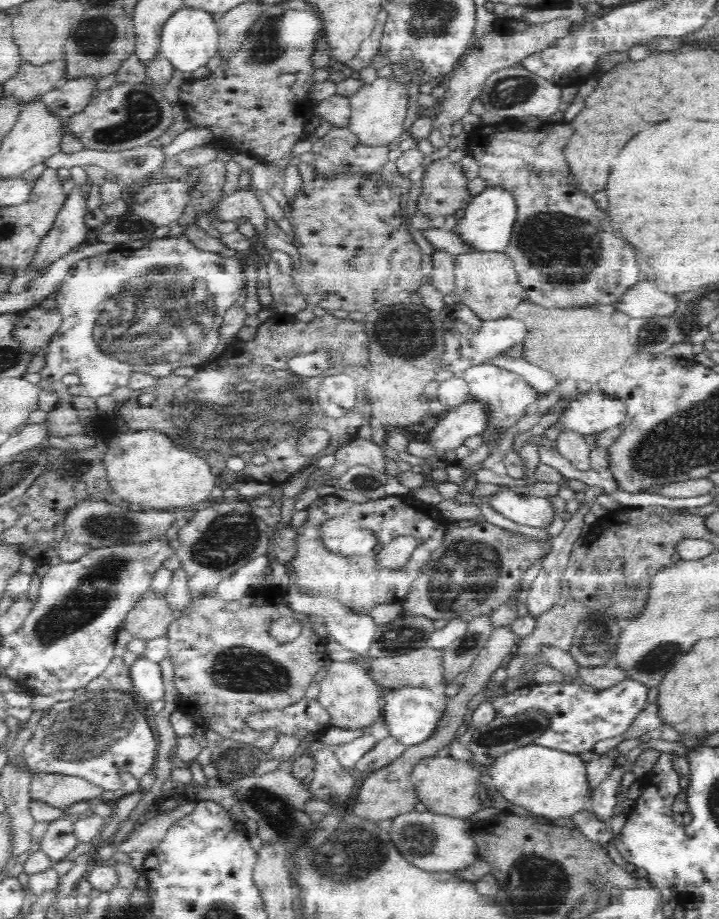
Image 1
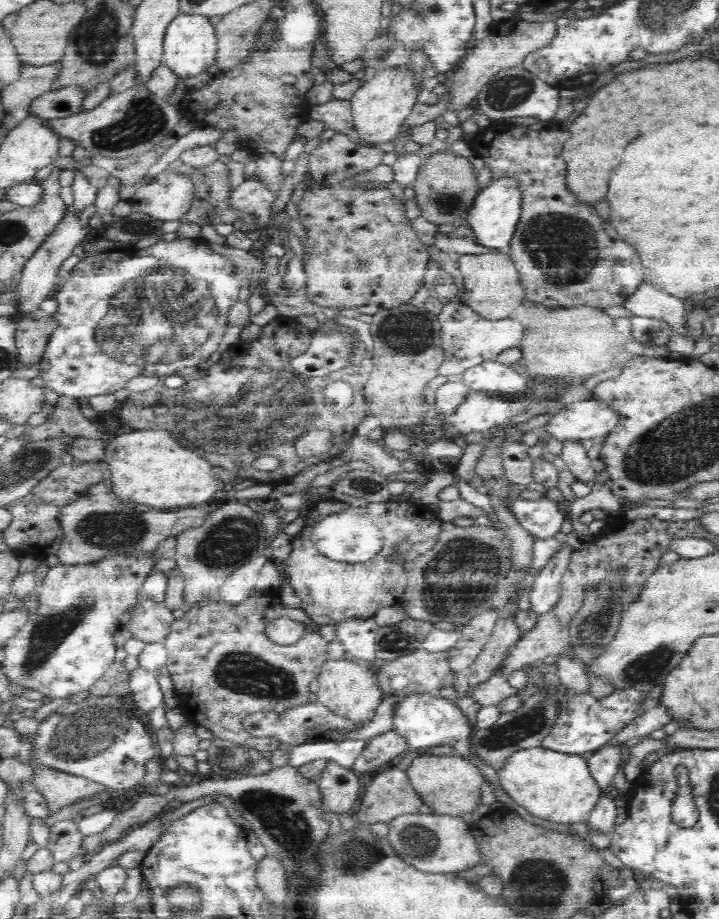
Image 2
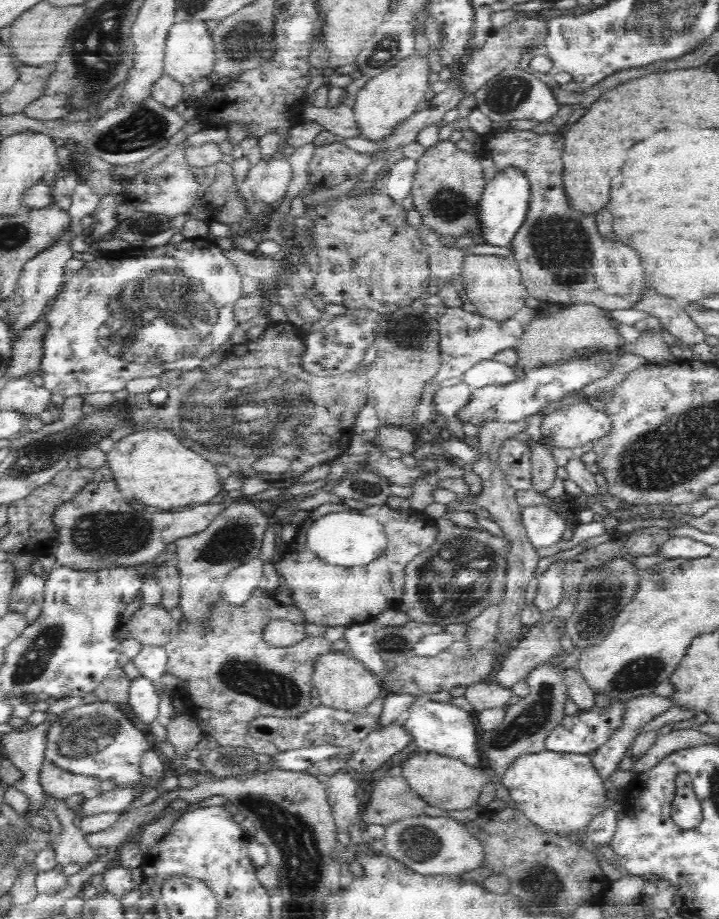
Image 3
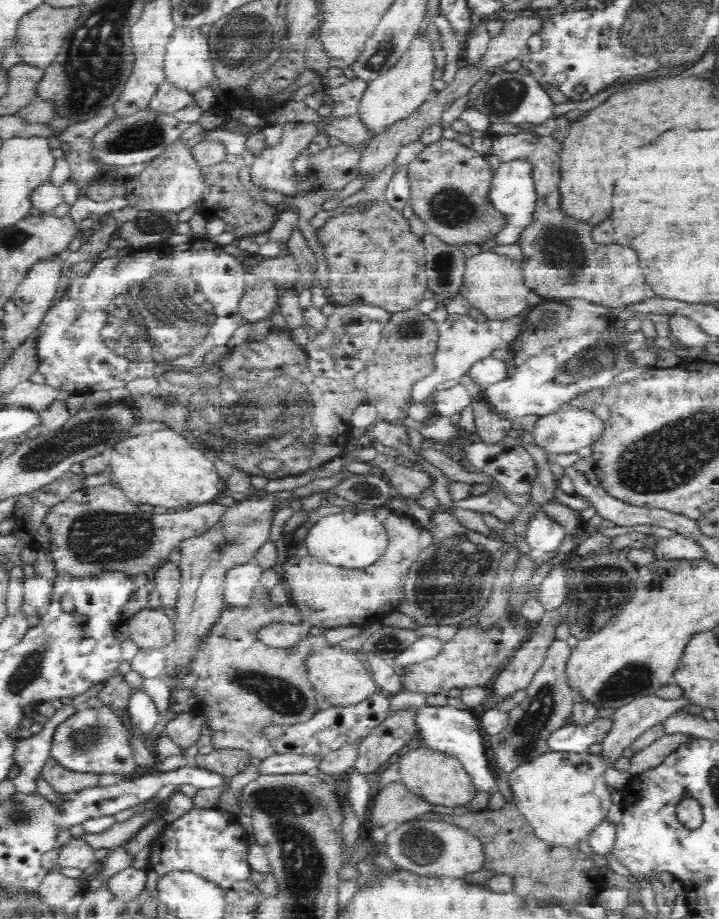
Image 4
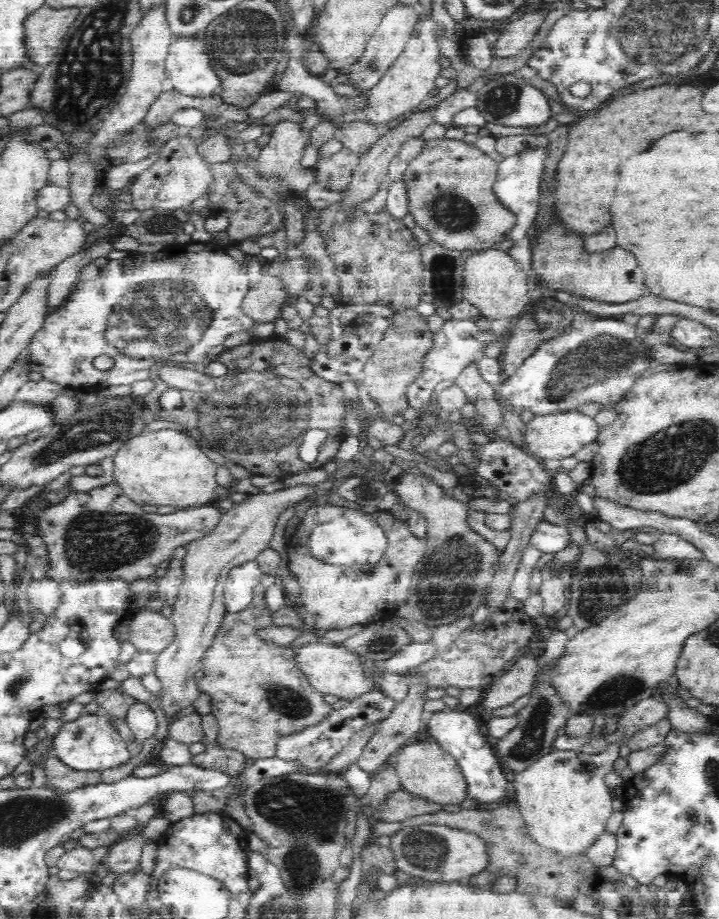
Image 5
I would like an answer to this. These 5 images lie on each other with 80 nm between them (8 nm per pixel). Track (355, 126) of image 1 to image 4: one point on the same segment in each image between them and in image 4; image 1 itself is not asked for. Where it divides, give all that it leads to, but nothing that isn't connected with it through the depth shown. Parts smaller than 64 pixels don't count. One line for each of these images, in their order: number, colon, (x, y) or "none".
2: (380, 107)
3: (390, 97)
4: (396, 94)

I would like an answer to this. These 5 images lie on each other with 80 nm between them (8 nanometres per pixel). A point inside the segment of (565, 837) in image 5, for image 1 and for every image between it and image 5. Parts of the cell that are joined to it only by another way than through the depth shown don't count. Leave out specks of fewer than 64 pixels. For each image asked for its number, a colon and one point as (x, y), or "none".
1: (550, 783)
2: (555, 786)
3: (560, 792)
4: (563, 795)

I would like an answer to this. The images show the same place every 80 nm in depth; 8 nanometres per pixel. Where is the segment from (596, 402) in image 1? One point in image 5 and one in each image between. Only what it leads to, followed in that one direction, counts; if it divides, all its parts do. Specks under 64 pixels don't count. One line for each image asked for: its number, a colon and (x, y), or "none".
2: (592, 419)
3: (574, 425)
4: (570, 428)
5: (561, 434)

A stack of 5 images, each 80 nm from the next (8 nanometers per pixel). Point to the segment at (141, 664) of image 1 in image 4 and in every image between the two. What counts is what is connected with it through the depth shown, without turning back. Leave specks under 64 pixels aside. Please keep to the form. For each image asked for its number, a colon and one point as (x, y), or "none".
2: (145, 688)
3: (144, 695)
4: (144, 715)

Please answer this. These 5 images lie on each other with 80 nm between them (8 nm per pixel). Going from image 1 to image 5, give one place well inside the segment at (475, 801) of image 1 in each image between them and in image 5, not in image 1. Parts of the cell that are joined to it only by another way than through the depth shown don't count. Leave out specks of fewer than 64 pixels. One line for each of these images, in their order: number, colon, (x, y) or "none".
2: (450, 785)
3: (443, 782)
4: (437, 778)
5: (428, 772)

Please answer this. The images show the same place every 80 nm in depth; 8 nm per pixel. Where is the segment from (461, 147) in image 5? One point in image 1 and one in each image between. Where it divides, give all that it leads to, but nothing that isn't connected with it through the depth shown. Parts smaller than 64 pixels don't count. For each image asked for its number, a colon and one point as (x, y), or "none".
1: (444, 190)
2: (446, 187)
3: (447, 186)
4: (449, 182)

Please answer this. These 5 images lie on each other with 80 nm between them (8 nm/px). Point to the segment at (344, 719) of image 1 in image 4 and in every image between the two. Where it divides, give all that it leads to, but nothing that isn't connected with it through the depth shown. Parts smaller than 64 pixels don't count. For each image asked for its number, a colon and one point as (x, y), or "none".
2: (348, 689)
3: (346, 684)
4: (343, 678)

